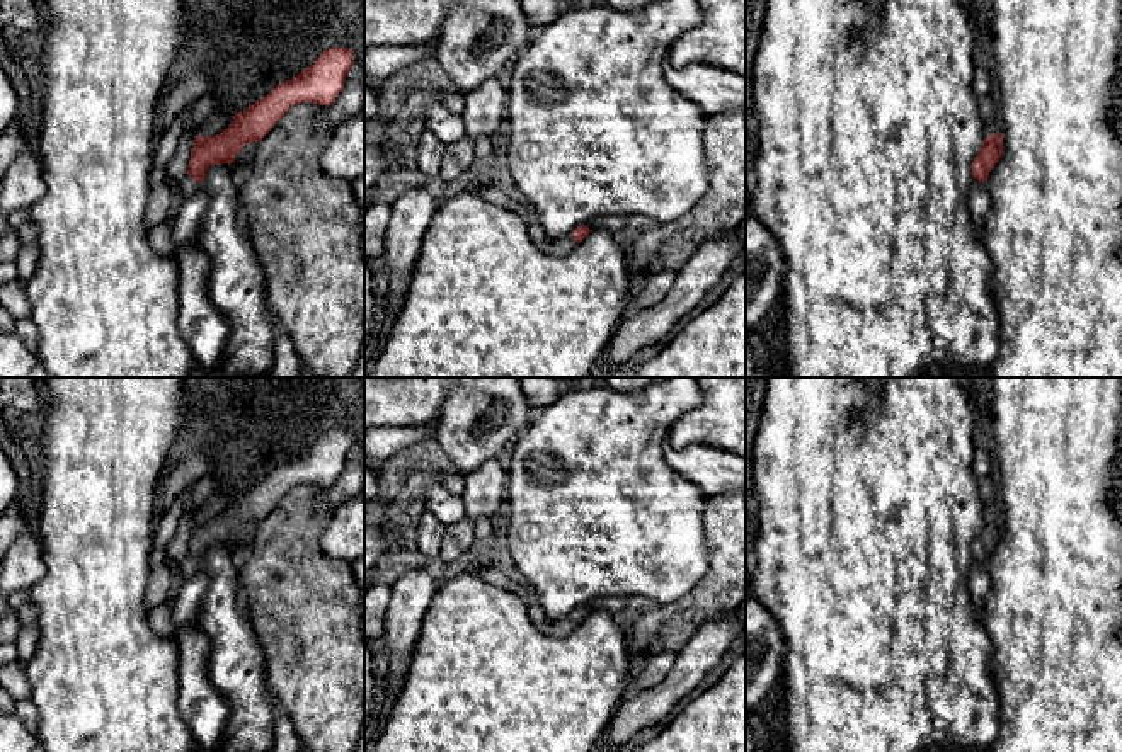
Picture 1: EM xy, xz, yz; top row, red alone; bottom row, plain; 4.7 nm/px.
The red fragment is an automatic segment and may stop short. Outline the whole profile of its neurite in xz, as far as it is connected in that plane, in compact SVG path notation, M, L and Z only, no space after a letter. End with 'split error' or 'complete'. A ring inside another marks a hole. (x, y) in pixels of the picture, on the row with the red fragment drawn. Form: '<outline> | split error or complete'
M530 225L530 236L535 245L547 255L564 257L574 250L592 230L586 225L577 226L572 233L553 240L550 238L540 225Z | split error

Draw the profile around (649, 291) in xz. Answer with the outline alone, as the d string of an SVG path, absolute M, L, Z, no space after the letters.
M662 272L638 279L633 293L632 310L645 310L662 301L674 281L676 274L673 272Z

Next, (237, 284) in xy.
M228 163L206 170L201 184L209 204L192 243L209 257L208 293L230 323L220 371L259 378L272 371L278 335L269 322L266 271L250 231L238 223L238 179Z

